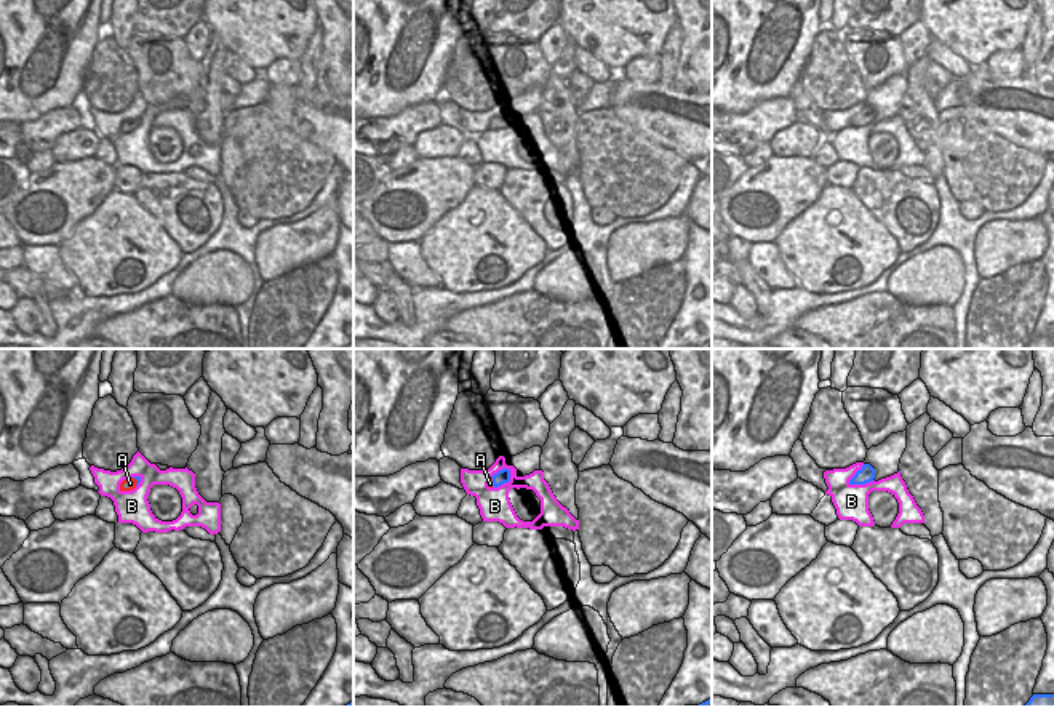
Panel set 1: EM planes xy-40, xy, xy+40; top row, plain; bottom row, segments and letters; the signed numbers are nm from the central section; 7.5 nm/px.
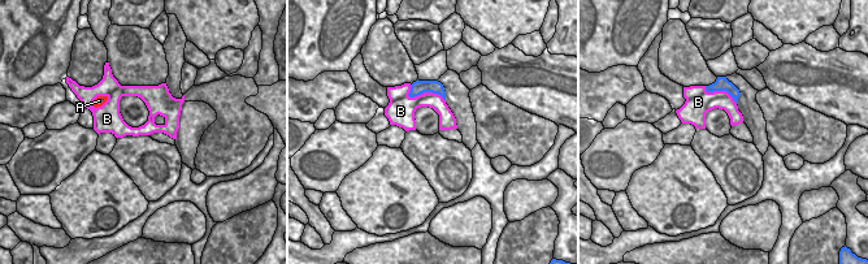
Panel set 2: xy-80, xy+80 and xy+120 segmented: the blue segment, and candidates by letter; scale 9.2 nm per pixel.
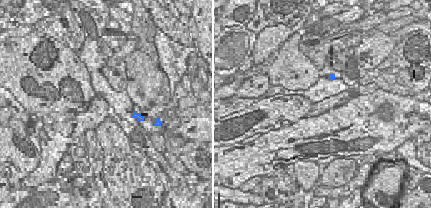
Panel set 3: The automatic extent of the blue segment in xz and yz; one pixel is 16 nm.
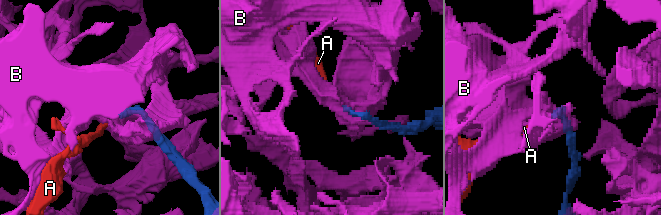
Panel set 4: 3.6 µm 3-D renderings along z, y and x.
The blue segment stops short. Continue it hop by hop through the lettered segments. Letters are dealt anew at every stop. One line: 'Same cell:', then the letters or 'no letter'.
Same cell: no letter

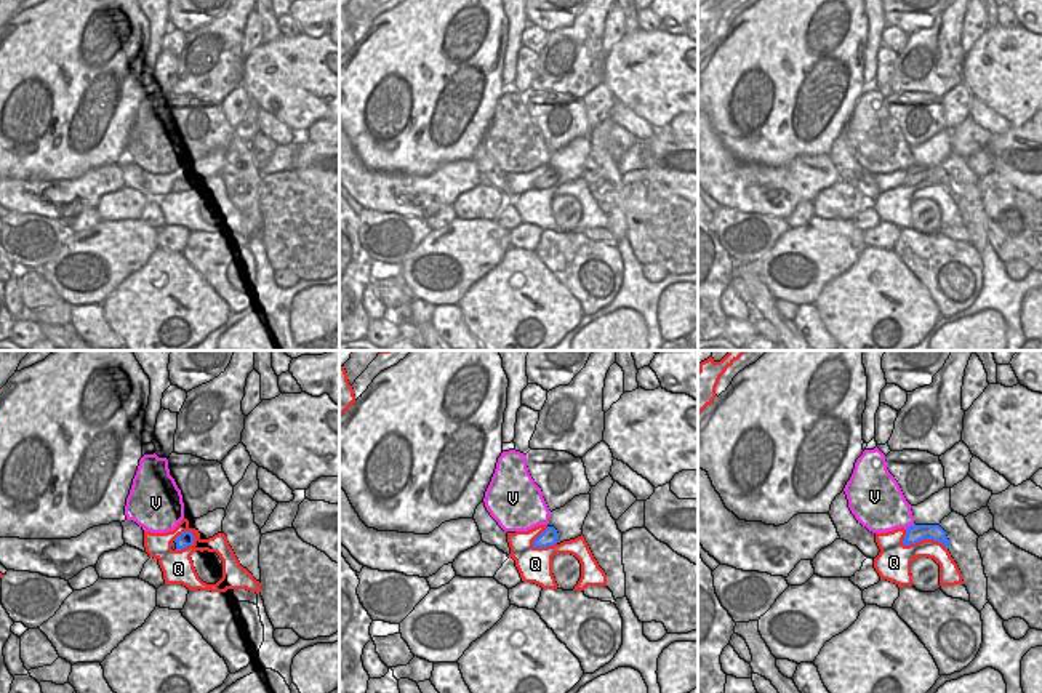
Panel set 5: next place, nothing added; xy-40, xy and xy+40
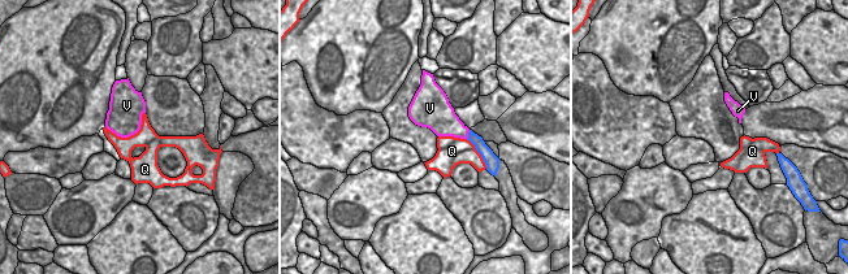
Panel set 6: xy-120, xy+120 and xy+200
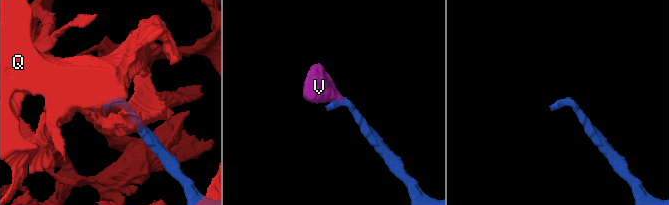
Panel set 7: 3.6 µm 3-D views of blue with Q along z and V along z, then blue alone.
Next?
Same cell: V

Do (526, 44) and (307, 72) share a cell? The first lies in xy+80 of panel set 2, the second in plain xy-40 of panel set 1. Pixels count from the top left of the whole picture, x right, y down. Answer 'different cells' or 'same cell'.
different cells

